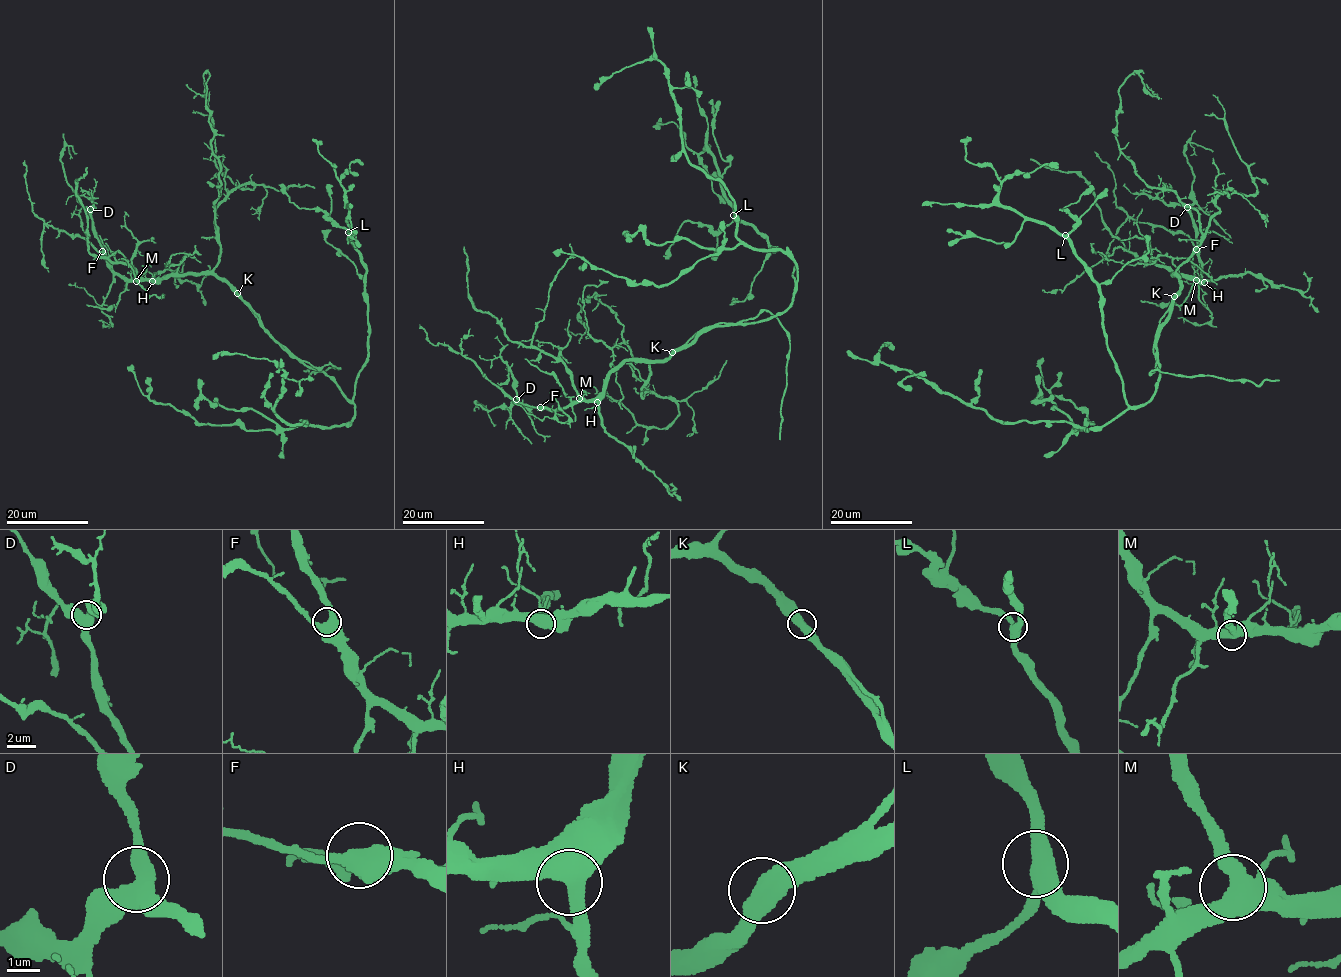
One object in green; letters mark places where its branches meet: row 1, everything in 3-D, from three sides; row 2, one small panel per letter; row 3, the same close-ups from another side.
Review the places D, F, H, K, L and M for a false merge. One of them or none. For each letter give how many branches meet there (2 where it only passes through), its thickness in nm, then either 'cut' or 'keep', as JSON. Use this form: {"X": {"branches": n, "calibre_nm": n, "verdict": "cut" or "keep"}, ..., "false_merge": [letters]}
{"D": {"branches": 3, "calibre_nm": 480, "verdict": "keep"}, "F": {"branches": 3, "calibre_nm": 480, "verdict": "keep"}, "H": {"branches": 2, "calibre_nm": 550, "verdict": "keep"}, "K": {"branches": 2, "calibre_nm": 550, "verdict": "keep"}, "L": {"branches": 3, "calibre_nm": 440, "verdict": "keep"}, "M": {"branches": 3, "calibre_nm": 480, "verdict": "keep"}, "false_merge": []}

